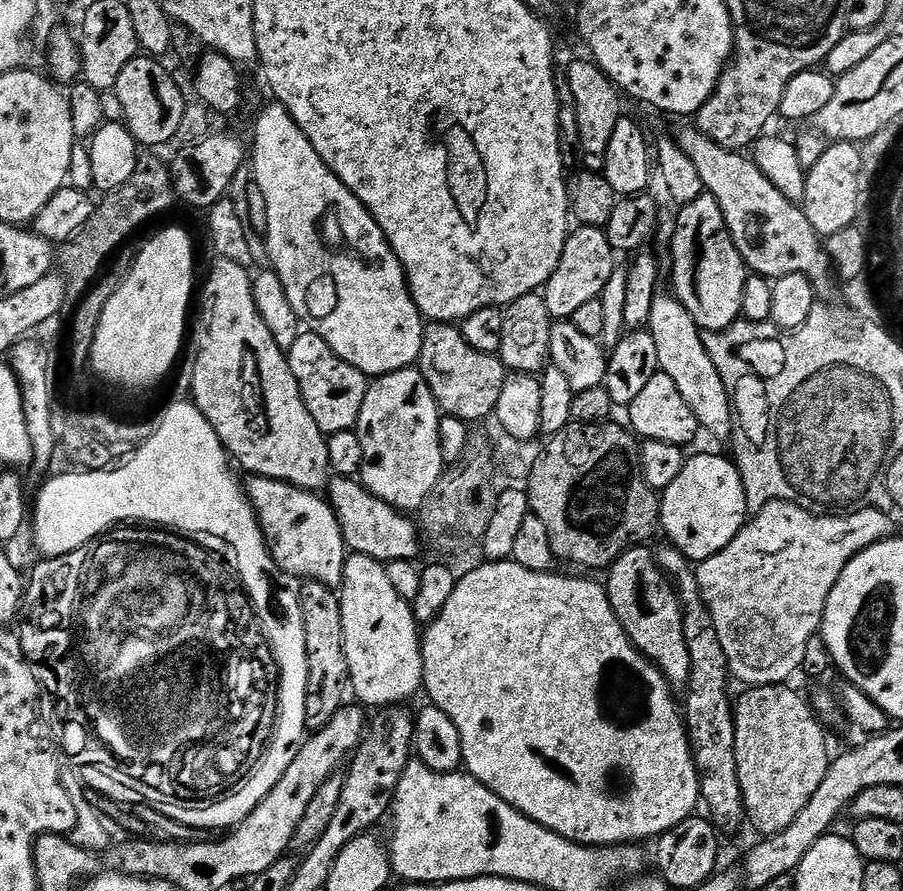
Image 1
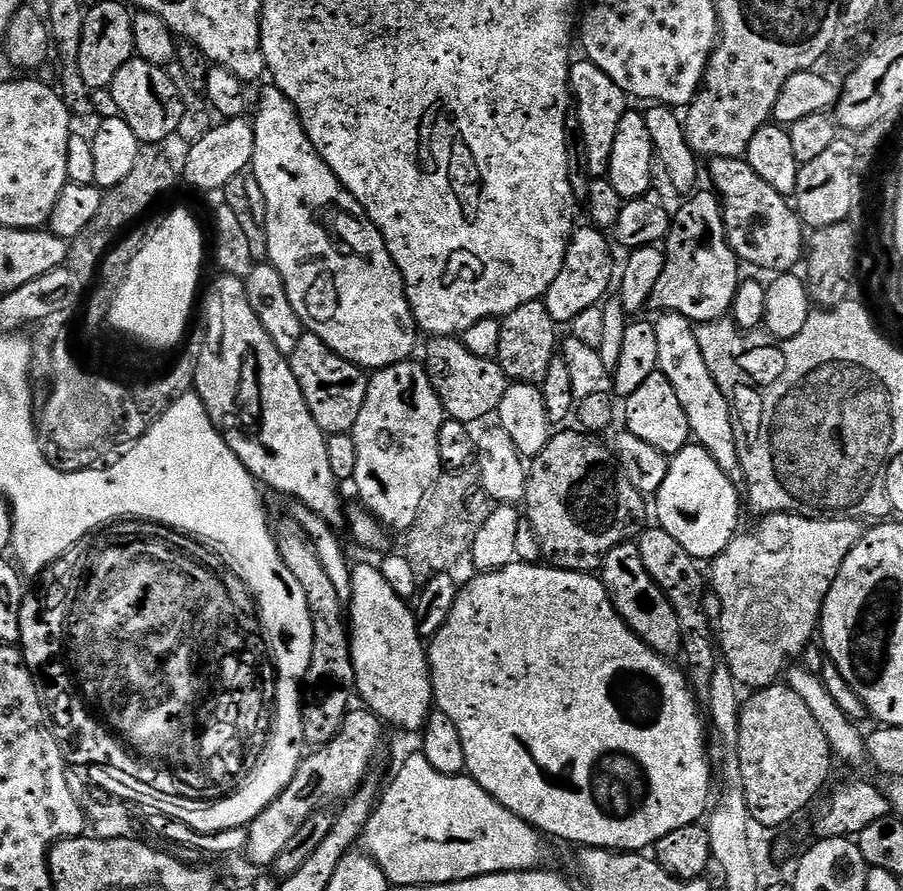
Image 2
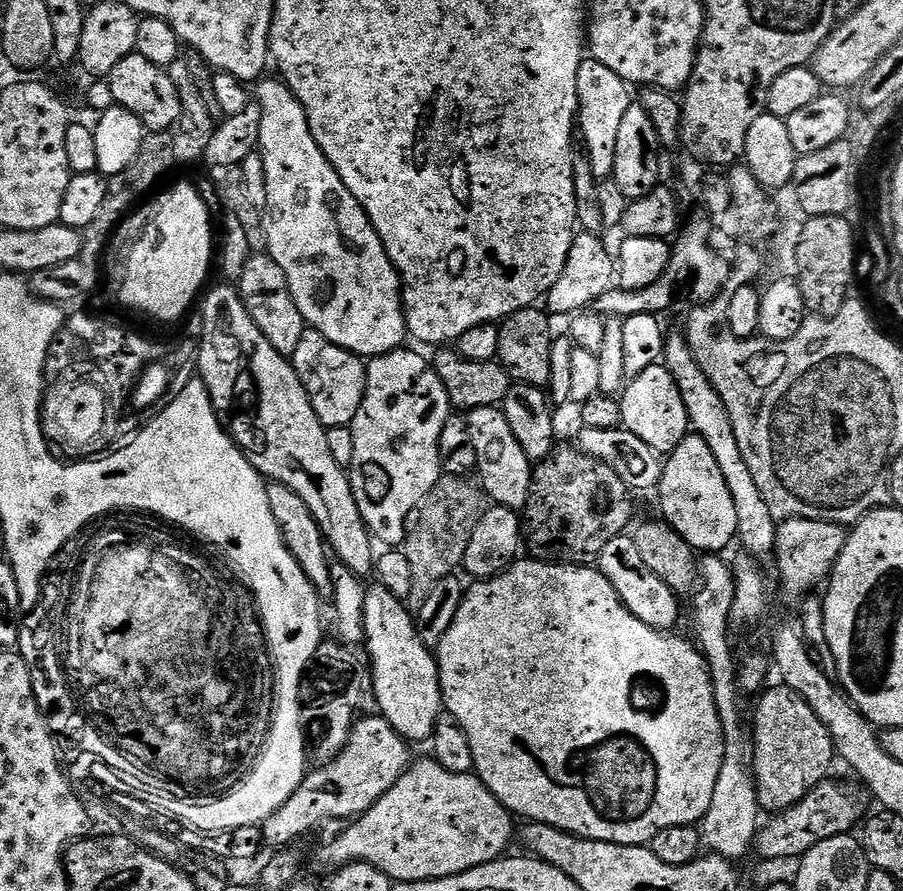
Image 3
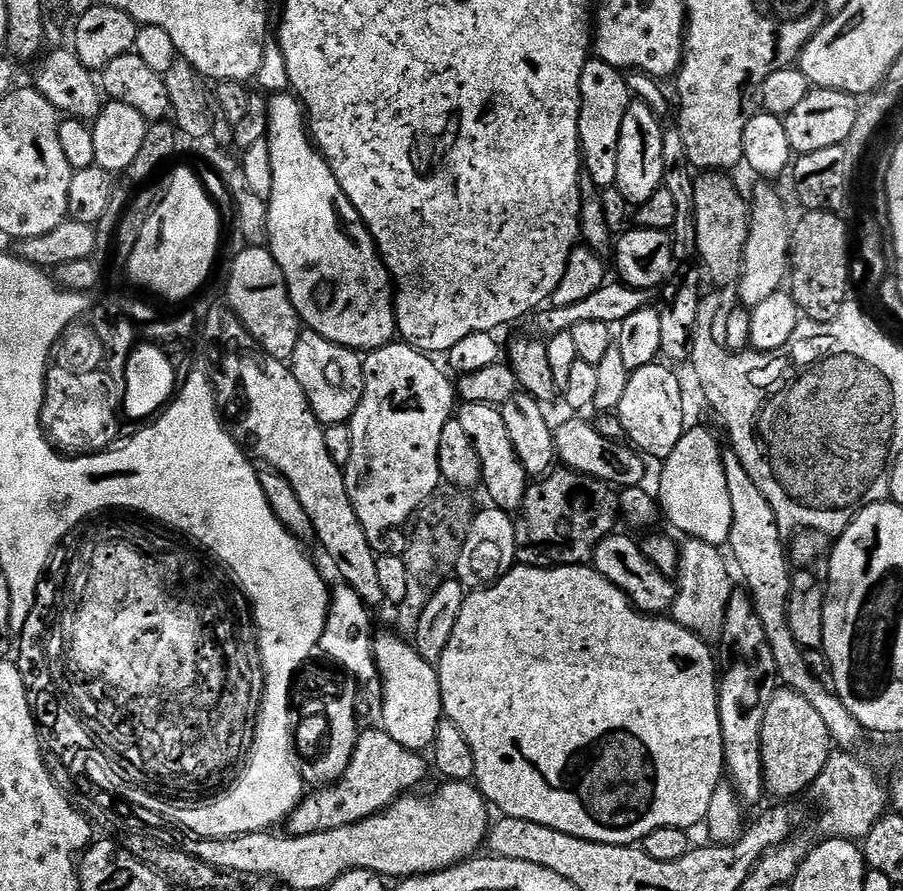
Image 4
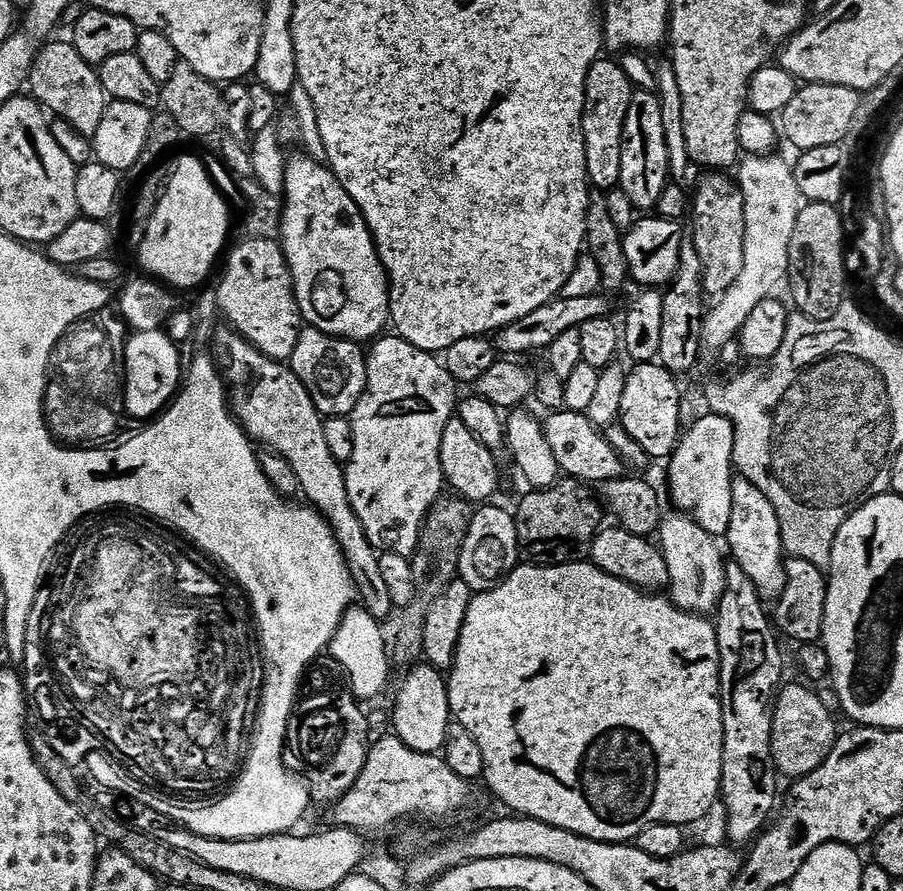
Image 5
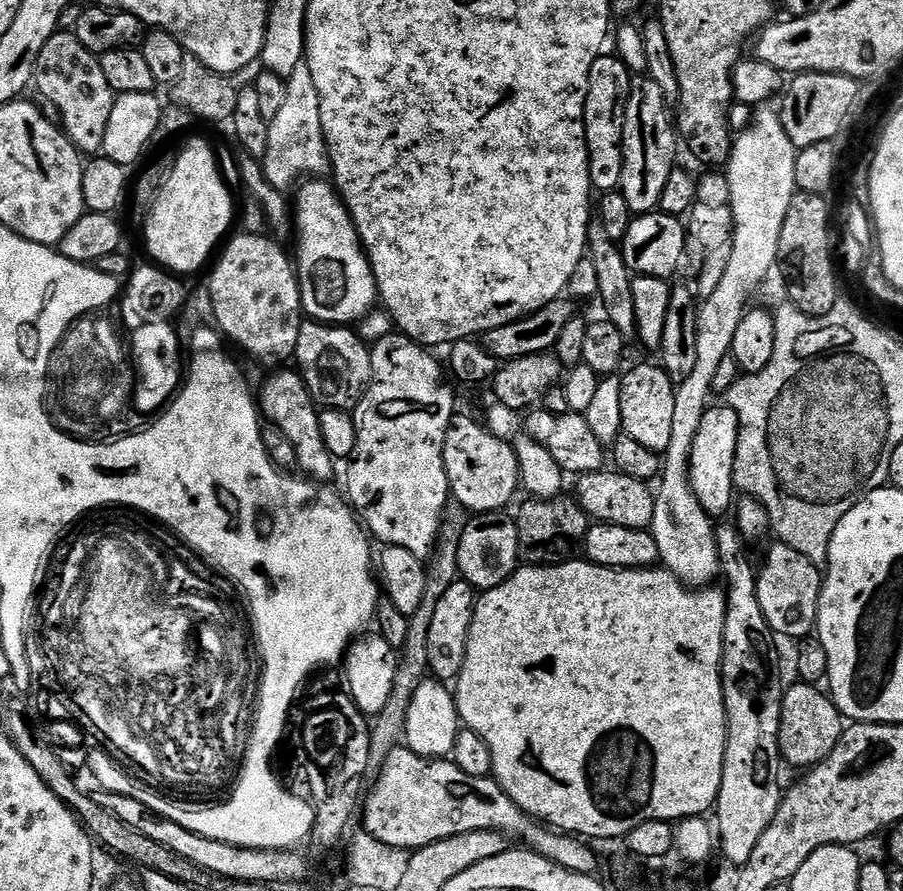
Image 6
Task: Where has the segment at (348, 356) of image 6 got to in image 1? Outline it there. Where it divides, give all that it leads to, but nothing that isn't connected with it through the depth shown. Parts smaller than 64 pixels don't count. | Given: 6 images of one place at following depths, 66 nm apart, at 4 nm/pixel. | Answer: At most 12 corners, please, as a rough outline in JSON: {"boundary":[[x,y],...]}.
{"boundary":[[301,331],[287,349],[310,418],[353,431],[369,377]]}

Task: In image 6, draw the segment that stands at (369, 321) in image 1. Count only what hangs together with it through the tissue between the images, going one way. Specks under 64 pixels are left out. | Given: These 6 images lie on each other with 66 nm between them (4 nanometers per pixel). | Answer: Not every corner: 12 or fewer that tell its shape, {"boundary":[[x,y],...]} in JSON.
{"boundary":[[308,178],[294,200],[303,315],[359,325],[376,278],[339,191]]}

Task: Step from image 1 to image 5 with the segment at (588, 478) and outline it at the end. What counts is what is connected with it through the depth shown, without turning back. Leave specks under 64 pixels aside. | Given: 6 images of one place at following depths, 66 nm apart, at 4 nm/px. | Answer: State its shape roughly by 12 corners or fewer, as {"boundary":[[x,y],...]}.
{"boundary":[[561,478],[514,508],[521,557],[587,561],[602,504]]}

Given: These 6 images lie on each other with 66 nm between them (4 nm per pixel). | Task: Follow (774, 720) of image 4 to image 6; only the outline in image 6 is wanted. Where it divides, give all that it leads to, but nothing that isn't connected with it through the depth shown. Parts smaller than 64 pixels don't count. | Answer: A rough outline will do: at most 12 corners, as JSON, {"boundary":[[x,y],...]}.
{"boundary":[[815,684],[783,693],[780,755],[808,770],[846,727],[835,699]]}

